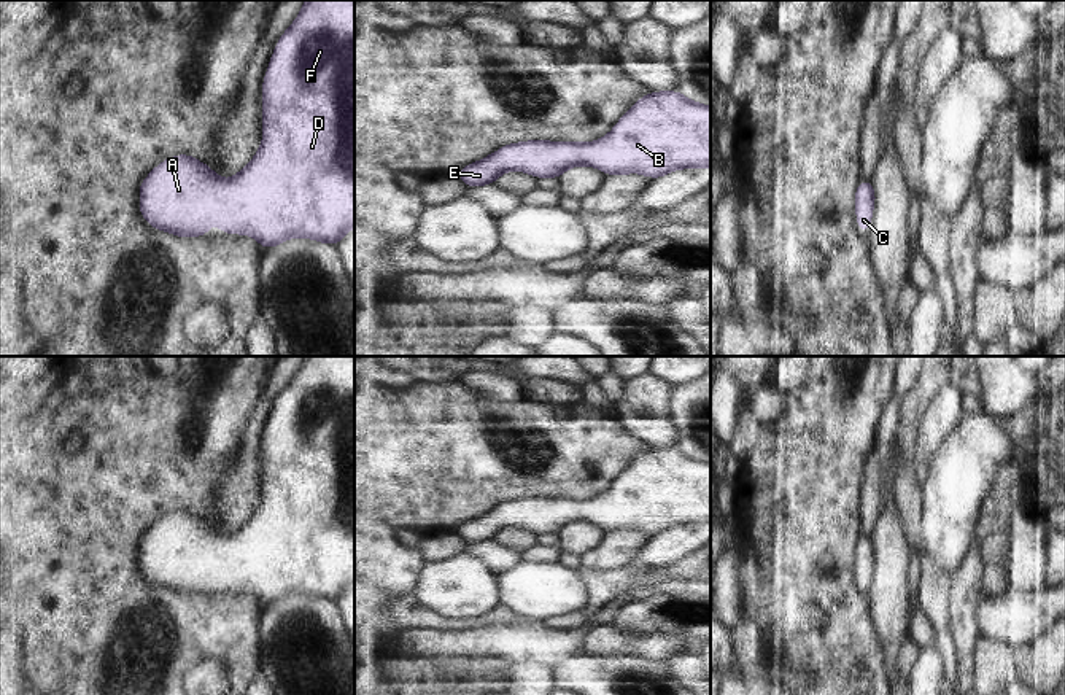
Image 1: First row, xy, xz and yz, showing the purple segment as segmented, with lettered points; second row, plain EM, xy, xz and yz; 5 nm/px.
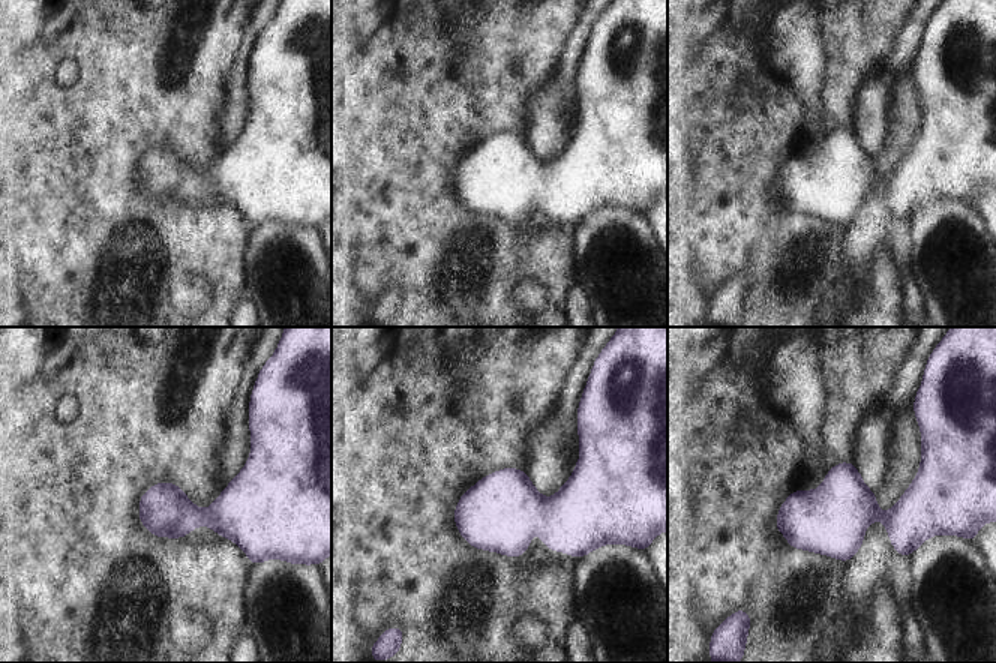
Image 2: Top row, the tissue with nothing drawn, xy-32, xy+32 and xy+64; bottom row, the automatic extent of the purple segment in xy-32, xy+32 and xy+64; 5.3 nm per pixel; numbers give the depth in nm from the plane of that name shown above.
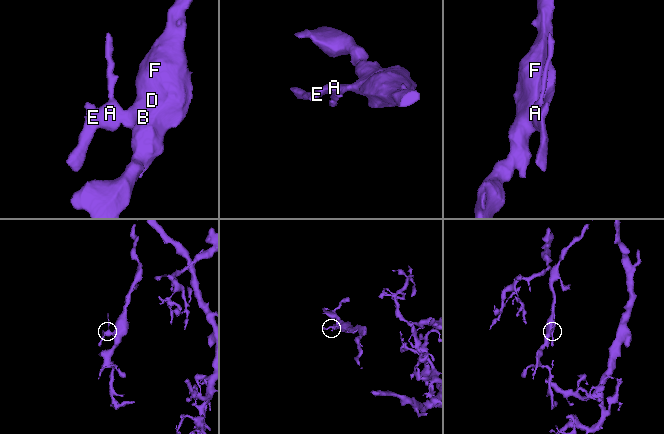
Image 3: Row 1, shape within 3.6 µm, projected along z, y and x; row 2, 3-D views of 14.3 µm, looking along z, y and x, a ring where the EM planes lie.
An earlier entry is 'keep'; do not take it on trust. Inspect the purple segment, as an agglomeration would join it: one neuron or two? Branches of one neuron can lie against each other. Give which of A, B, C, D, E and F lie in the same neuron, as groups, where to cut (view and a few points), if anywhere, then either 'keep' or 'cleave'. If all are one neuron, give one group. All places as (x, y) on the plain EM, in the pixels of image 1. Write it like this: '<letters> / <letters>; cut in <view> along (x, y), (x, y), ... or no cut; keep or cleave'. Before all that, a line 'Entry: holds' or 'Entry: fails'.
Entry: holds
A B C D E F; no cut; keep

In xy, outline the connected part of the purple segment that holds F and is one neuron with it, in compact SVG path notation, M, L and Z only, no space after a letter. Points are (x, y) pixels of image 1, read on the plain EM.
M305 356L294 380L281 391L270 415L262 441L264 461L264 496L254 515L232 536L221 536L210 523L200 517L180 511L161 518L140 542L140 568L156 585L167 587L180 593L200 593L210 587L211 577L226 590L251 590L264 604L272 604L291 593L308 593L339 603L345 588L354 584L354 356Z

